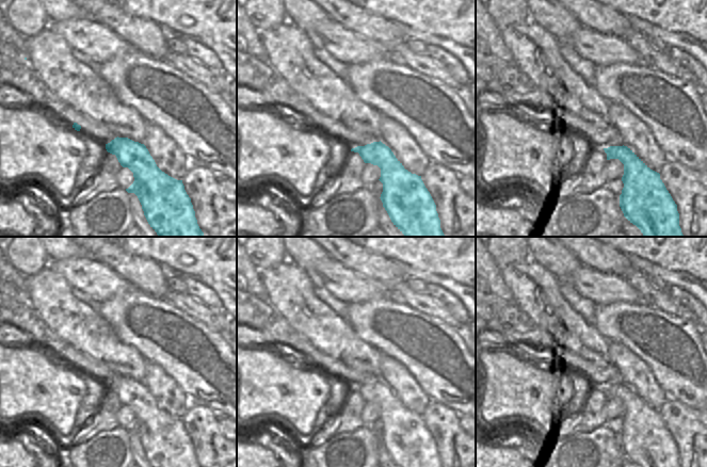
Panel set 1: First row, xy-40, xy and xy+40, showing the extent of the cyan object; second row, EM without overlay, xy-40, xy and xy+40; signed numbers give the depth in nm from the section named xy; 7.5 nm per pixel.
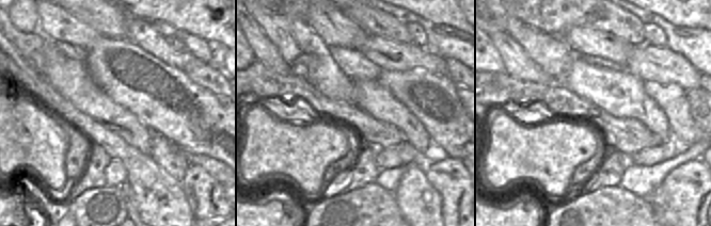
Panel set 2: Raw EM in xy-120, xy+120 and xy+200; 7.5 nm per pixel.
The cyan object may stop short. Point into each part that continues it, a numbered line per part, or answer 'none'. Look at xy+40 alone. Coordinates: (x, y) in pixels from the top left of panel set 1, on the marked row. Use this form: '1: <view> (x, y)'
none

